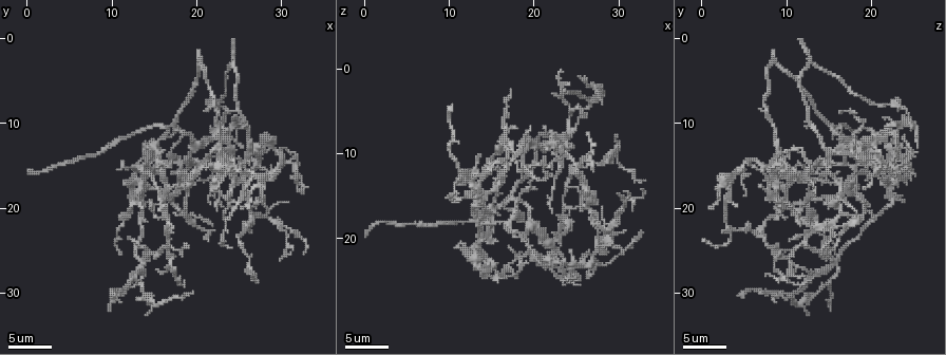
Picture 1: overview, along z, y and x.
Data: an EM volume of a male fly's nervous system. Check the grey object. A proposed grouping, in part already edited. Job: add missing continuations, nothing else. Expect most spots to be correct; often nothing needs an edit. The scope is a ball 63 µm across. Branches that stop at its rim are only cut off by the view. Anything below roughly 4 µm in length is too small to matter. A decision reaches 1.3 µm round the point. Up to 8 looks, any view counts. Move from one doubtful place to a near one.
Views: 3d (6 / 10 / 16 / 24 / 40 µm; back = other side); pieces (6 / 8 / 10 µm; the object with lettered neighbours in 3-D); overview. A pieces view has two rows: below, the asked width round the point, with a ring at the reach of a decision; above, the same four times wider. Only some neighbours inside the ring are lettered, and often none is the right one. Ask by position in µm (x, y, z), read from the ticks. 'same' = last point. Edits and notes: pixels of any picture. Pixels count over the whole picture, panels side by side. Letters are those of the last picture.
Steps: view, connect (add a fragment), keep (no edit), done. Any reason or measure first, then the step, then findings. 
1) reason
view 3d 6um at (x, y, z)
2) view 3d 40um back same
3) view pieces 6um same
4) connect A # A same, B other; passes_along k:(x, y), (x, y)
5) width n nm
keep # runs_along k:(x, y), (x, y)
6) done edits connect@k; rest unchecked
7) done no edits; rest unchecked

branch stops here
view pieces 8um at (18.4, 16.6, 24.0)

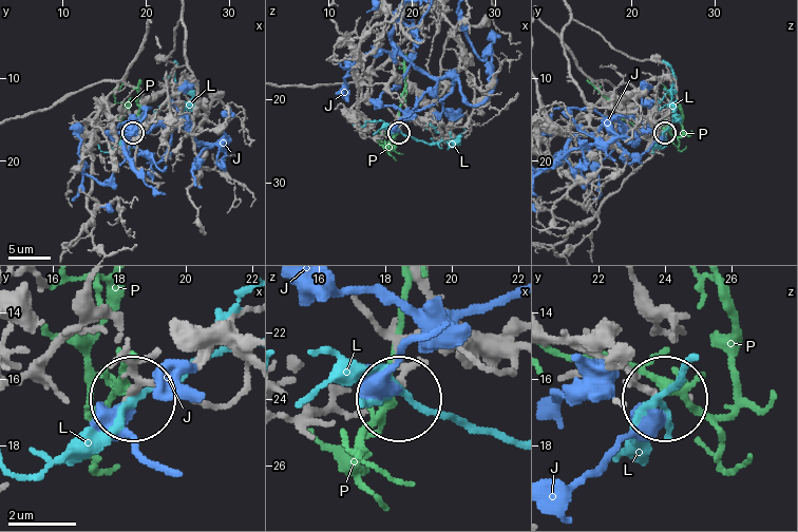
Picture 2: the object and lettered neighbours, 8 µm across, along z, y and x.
width 170 nm
keep # J other, L other, P other; none of them fits

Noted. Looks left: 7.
view pieces 8um at (21.0, 23.6, 10.4)

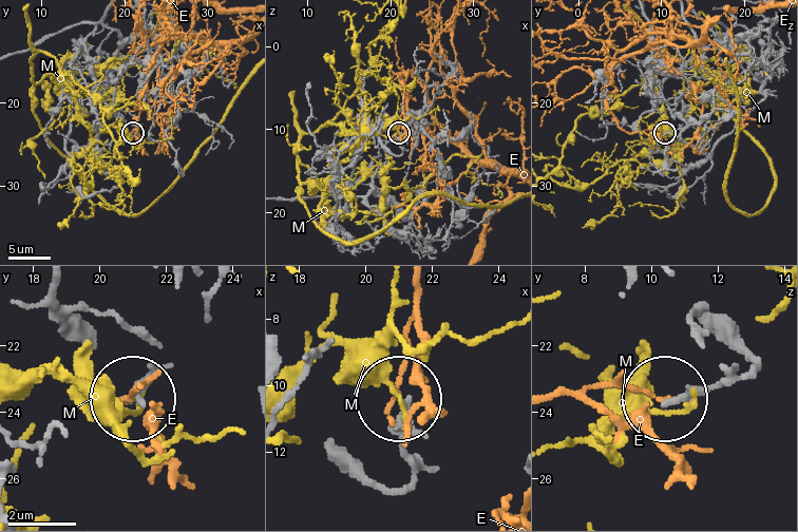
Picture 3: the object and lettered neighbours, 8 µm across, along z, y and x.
keep # E other, M other; runs_along 3:(715, 316), (755, 361), (666, 401); no lettered fragment goes on from it

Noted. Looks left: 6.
long arm stops here
view pieces 8um at (33.0, 17.4, 13.0)

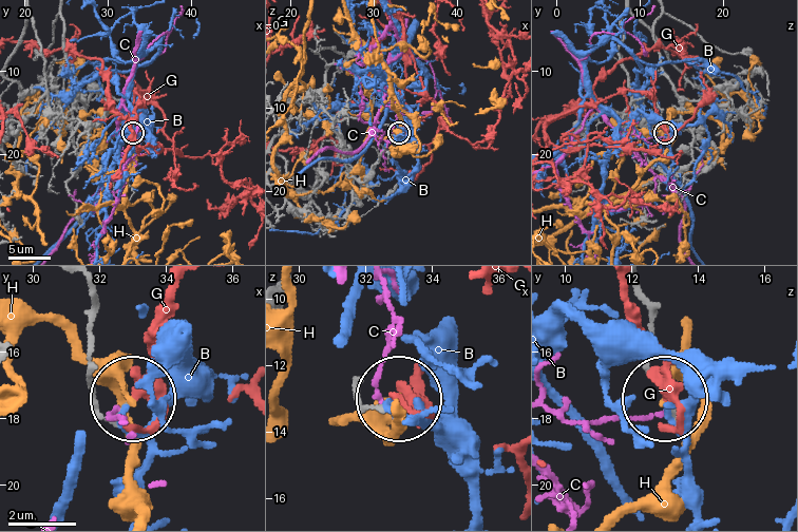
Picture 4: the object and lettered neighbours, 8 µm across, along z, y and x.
width 150 nm
keep # B other, C other, G other, H other; none of them fits

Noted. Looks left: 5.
branch stops here
view pieces 10um at (10.0, 30.0, 4.4)

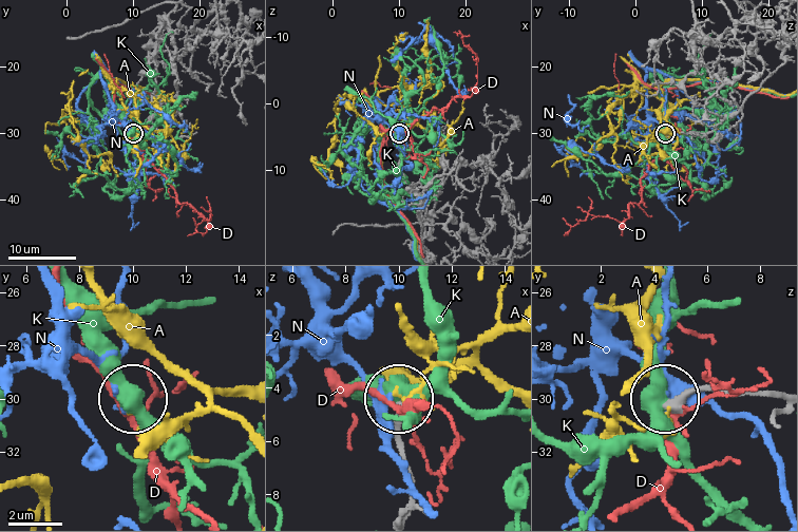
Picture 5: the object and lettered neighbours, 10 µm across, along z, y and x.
keep # A other, D other, K other, N other; no lettered fragment goes on from it

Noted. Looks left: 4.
done no edits; rest unchecked

